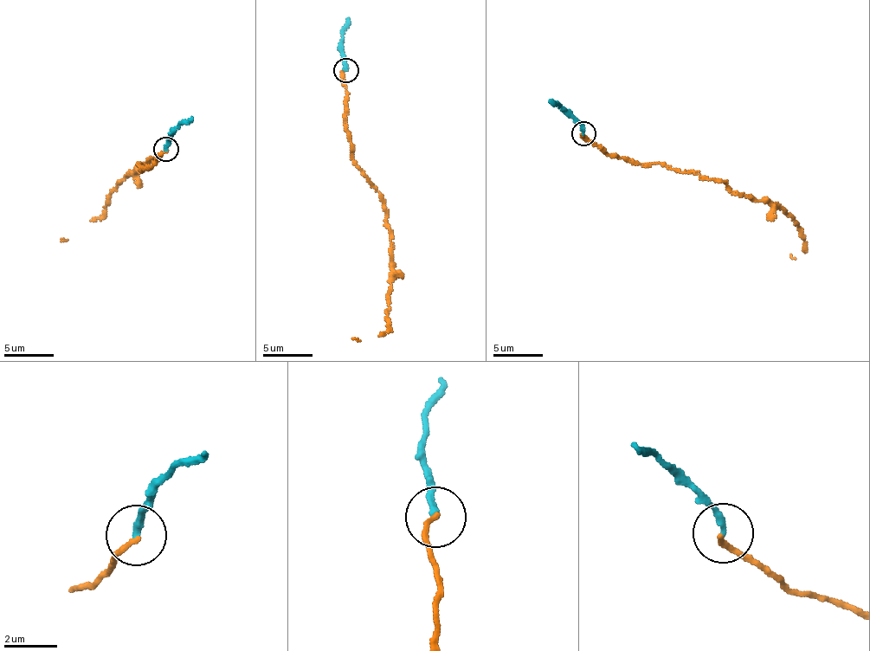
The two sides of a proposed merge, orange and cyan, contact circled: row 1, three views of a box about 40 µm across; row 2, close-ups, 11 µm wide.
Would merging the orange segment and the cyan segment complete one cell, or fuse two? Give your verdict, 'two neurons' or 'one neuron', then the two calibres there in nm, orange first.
two neurons | 190/240 nm

